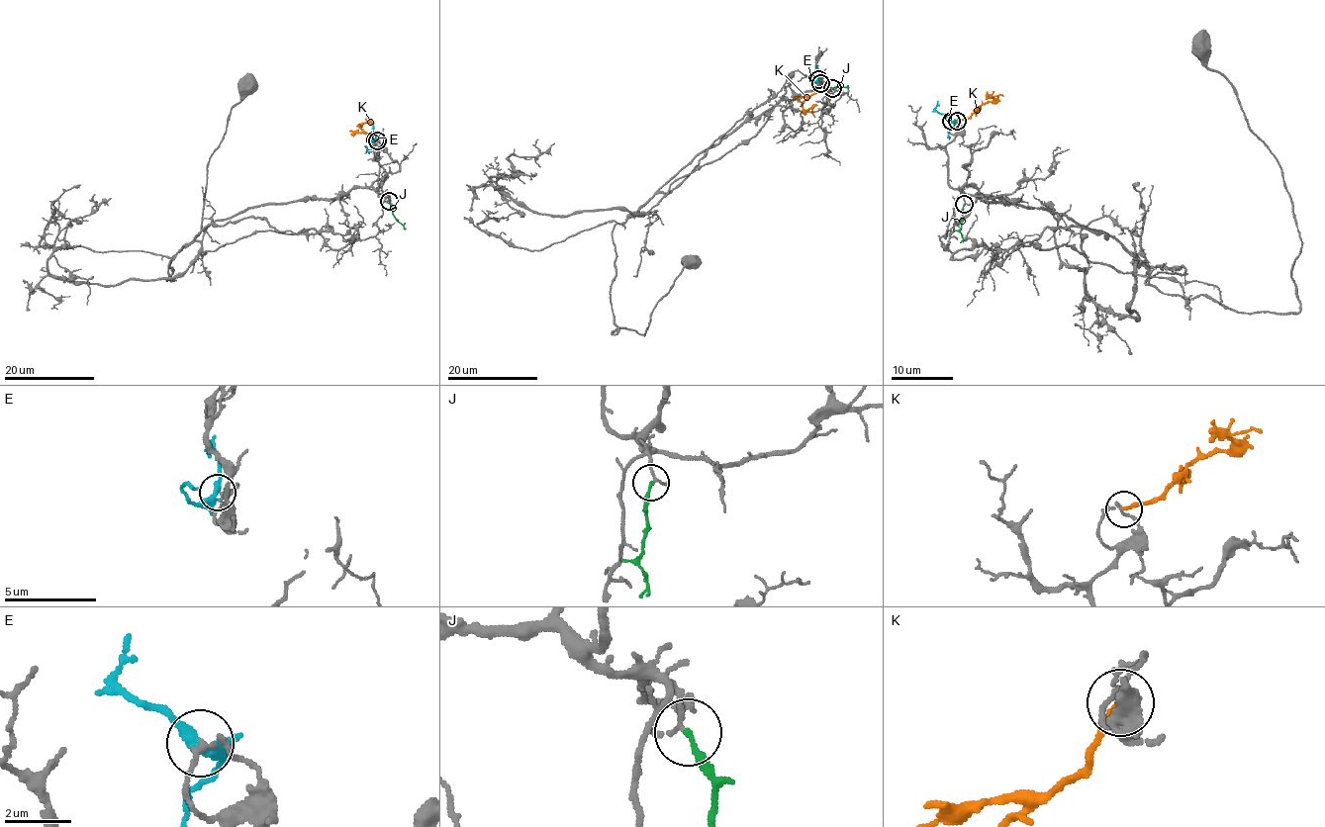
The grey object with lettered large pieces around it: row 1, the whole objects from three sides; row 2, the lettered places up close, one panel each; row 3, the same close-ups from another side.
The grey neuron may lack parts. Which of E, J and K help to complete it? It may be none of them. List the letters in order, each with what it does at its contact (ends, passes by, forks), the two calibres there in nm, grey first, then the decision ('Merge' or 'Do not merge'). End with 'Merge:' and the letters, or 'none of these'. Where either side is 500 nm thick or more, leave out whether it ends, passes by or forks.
E: It forks there. Thickness 130 nm (grey) against 280 nm. Do not merge
J: It ends there. Thickness 110 nm (grey) against 190 nm. Merge
K: It ends there. Thickness 120 nm (grey) against 200 nm. Do not merge
Merge: J

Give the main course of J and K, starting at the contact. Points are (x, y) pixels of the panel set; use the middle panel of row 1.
J: (833, 89), (848, 85)
K: (820, 83), (803, 104), (804, 109), (811, 109), (814, 117)

